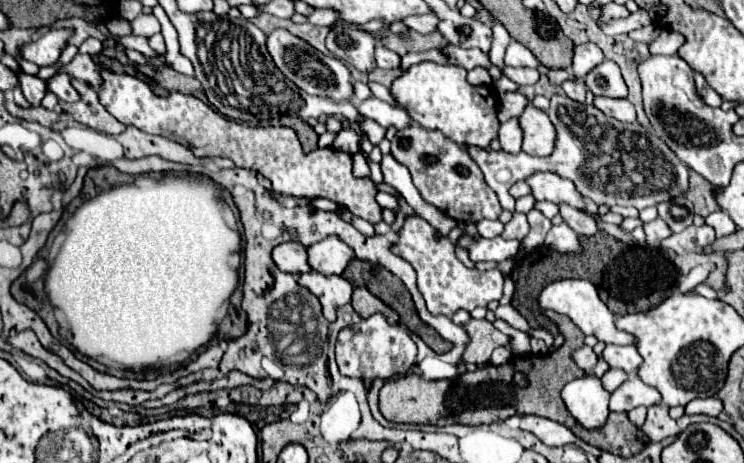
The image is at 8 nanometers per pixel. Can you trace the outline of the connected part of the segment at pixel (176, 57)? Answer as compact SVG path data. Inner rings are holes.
M156 6L156 8L154 8L154 16L160 20L160 24L162 24L162 28L164 28L166 64L168 64L168 66L174 66L176 70L180 70L180 72L184 72L184 74L194 76L194 68L192 68L190 60L184 58L184 56L178 52L178 34L176 34L176 28L172 26L172 22L168 20L166 12L164 12L160 6Z

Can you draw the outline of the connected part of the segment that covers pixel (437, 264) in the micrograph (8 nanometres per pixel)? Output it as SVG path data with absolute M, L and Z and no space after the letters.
M418 214L406 216L404 226L398 230L398 238L390 248L396 256L404 258L418 276L418 290L426 300L426 308L434 316L454 316L458 310L472 312L476 306L486 308L488 302L500 300L502 296L502 272L500 270L488 270L482 272L478 268L466 268L456 258L454 242L440 234L434 226L430 226L424 218Z

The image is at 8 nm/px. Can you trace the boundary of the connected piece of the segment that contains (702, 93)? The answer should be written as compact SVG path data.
M696 72L696 74L694 74L694 80L696 80L696 92L698 92L698 96L700 96L708 106L720 106L720 104L722 104L720 94L714 92L714 90L706 84L706 80L704 80L702 74Z

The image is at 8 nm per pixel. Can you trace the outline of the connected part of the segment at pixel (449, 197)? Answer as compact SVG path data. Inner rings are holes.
M410 124L396 132L390 140L392 156L396 162L410 170L412 182L418 188L420 196L436 206L440 212L450 216L456 222L478 222L482 218L498 218L502 206L496 194L484 182L484 176L478 164L452 140L448 140L438 130L426 130L418 124Z

